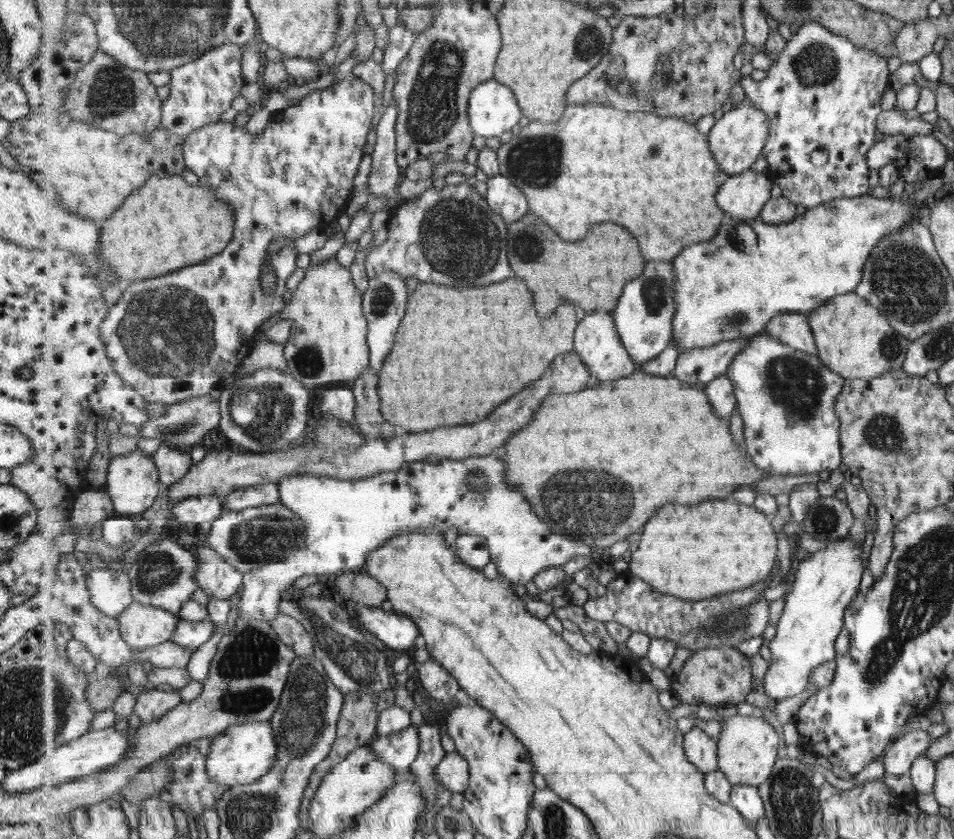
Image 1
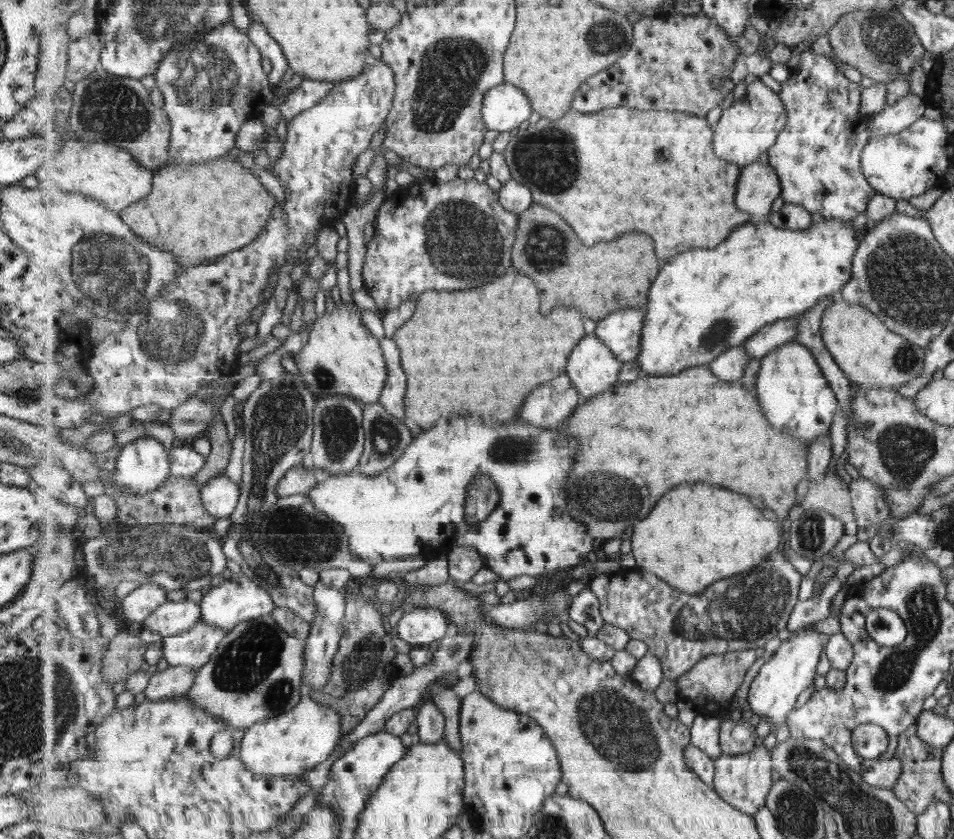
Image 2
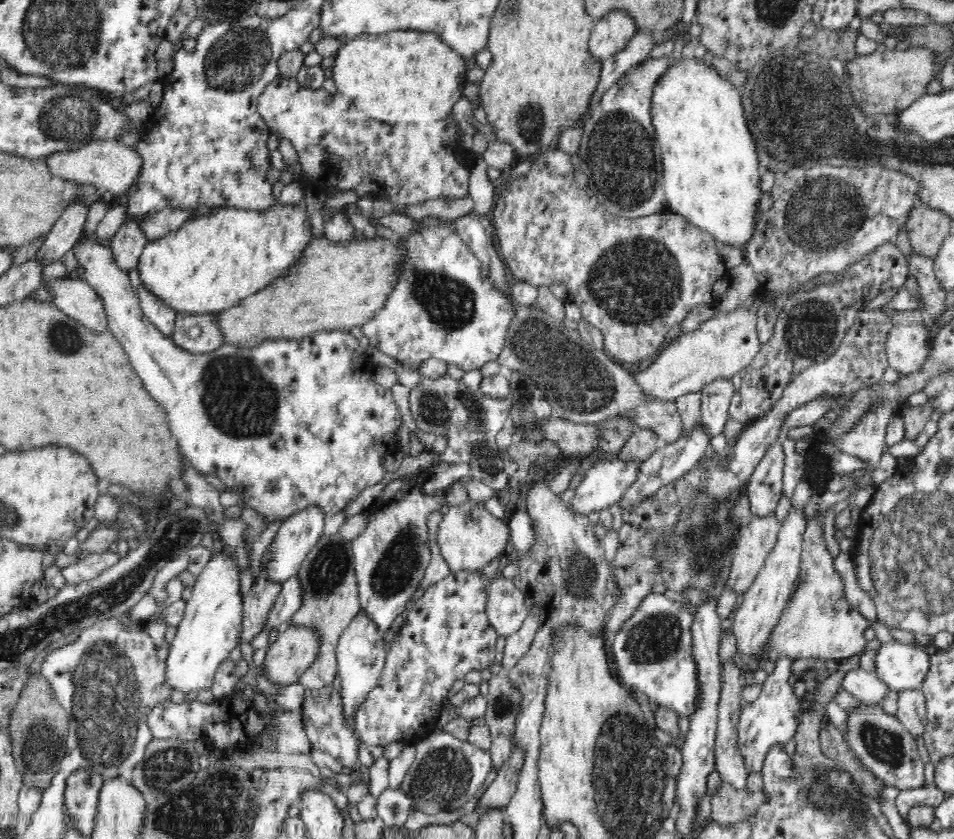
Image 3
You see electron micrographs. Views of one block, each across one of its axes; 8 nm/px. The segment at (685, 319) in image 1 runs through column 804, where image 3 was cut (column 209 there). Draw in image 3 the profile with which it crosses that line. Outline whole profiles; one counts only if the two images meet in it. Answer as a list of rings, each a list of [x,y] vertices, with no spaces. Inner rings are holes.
[[[276,204],[264,211],[216,208],[179,230],[147,241],[136,266],[138,281],[177,314],[216,314],[288,275],[313,240],[303,206]]]

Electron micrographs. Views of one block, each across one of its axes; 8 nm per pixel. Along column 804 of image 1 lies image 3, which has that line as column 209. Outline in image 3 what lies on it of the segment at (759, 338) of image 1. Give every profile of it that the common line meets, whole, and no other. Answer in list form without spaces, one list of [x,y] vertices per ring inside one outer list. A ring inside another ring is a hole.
[[[94,235],[87,236],[85,239],[81,237],[74,244],[74,254],[80,267],[86,270],[84,280],[90,283],[104,301],[109,331],[123,346],[133,369],[143,380],[143,386],[148,394],[156,398],[156,402],[166,410],[169,429],[177,438],[180,452],[185,460],[200,474],[215,474],[228,489],[236,490],[247,498],[249,500],[247,506],[262,518],[262,522],[267,522],[264,526],[272,526],[269,522],[284,522],[292,514],[310,509],[312,506],[321,510],[324,516],[334,516],[346,510],[354,500],[358,500],[362,490],[368,486],[376,486],[384,480],[387,472],[384,468],[384,458],[390,456],[392,452],[396,454],[396,440],[400,440],[400,432],[402,432],[402,416],[392,397],[392,390],[374,382],[376,364],[370,355],[365,355],[364,348],[360,346],[358,338],[352,336],[350,330],[320,330],[302,339],[264,339],[254,347],[241,347],[225,342],[216,350],[194,354],[176,345],[170,337],[166,337],[149,322],[139,305],[137,293],[131,287],[129,276],[114,265],[112,253],[108,251],[107,246],[96,244]]]

